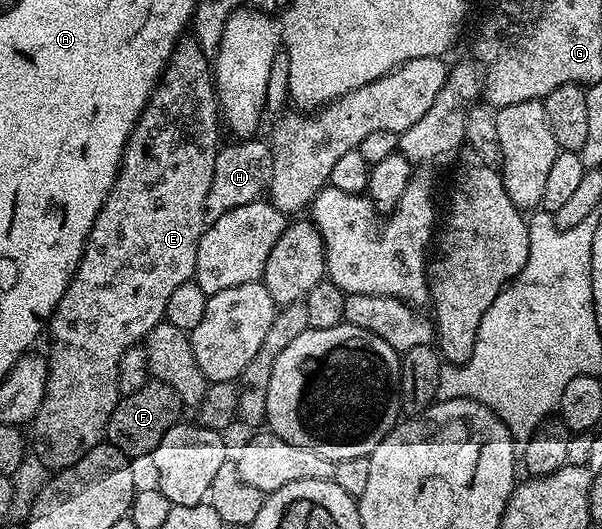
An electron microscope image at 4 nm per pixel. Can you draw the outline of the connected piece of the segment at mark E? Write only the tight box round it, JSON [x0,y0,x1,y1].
[30,37,222,472]

